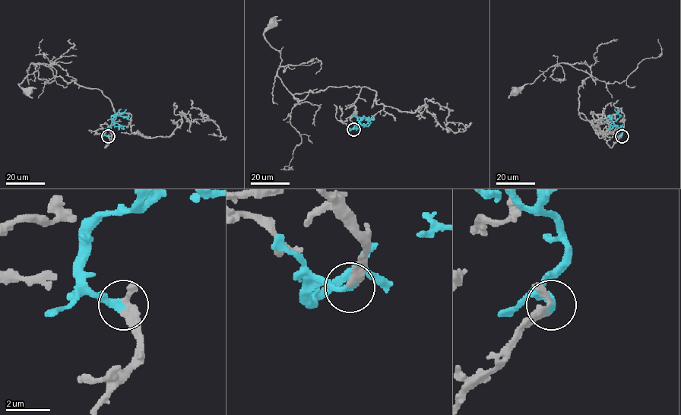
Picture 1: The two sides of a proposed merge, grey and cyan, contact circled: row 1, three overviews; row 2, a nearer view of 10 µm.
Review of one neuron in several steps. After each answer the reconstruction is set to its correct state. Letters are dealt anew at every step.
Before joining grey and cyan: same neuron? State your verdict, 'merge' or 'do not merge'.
merge

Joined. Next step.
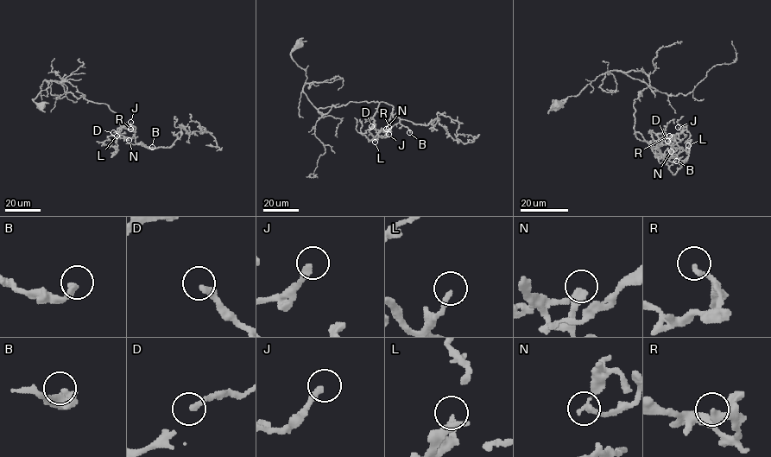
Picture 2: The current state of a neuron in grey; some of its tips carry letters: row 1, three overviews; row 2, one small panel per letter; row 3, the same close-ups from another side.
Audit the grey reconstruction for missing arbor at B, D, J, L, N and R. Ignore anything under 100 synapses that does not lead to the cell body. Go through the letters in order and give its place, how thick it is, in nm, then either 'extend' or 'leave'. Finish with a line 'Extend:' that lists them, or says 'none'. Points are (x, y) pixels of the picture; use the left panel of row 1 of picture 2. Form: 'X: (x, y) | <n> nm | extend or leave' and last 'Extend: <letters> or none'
B: (152, 147) | 320 nm | extend
D: (113, 132) | 240 nm | leave
J: (130, 122) | 240 nm | leave
L: (116, 136) | 240 nm | leave
N: (129, 140) | 280 nm | leave
R: (130, 129) | 280 nm | leave
Extend: B

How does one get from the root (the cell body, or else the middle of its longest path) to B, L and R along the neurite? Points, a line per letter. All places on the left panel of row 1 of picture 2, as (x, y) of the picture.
B: (42, 106), (33, 99), (45, 79), (58, 80), (105, 104), (122, 127), (135, 127), (136, 143), (152, 147)
L: (42, 106), (33, 99), (45, 79), (58, 80), (116, 113), (111, 157), (116, 136)
R: (42, 106), (33, 99), (47, 88), (45, 79), (105, 104), (121, 127), (111, 157), (111, 142), (130, 129)

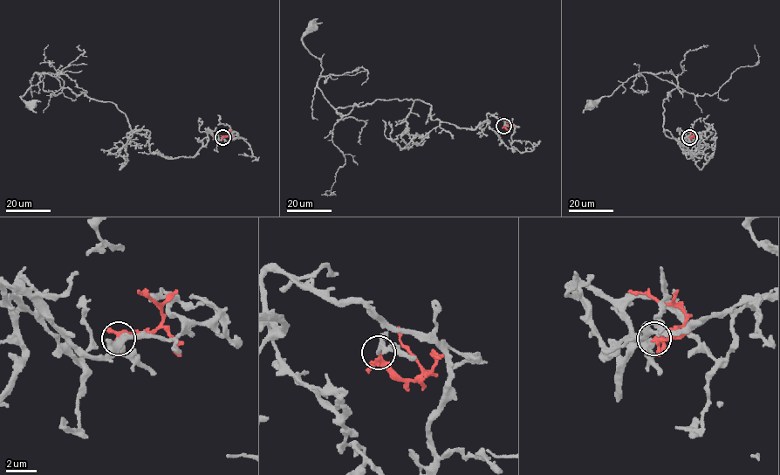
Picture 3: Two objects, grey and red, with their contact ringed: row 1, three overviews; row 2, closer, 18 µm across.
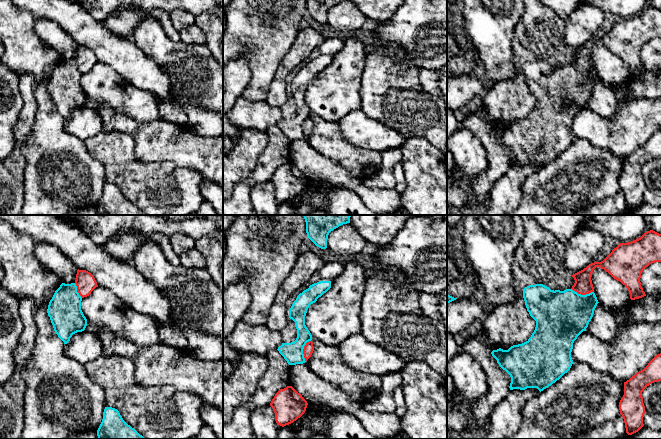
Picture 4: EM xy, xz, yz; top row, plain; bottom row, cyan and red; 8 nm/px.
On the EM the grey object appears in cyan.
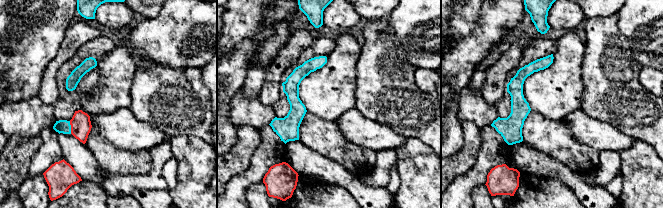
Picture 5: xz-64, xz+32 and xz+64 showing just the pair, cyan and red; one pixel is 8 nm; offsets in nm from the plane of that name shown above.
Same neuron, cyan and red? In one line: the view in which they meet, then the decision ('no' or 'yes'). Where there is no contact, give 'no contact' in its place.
xz | no

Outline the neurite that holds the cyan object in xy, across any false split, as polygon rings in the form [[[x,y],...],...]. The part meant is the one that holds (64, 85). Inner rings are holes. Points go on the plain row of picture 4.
[[[62,59],[49,78],[47,89],[55,109],[67,120],[73,110],[82,108],[87,95],[81,86],[82,73],[75,59]]]

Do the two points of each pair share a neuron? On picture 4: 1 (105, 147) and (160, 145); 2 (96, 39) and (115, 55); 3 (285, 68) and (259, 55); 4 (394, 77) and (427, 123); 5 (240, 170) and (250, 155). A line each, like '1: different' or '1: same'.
1: different
2: same
3: different
4: same
5: same

